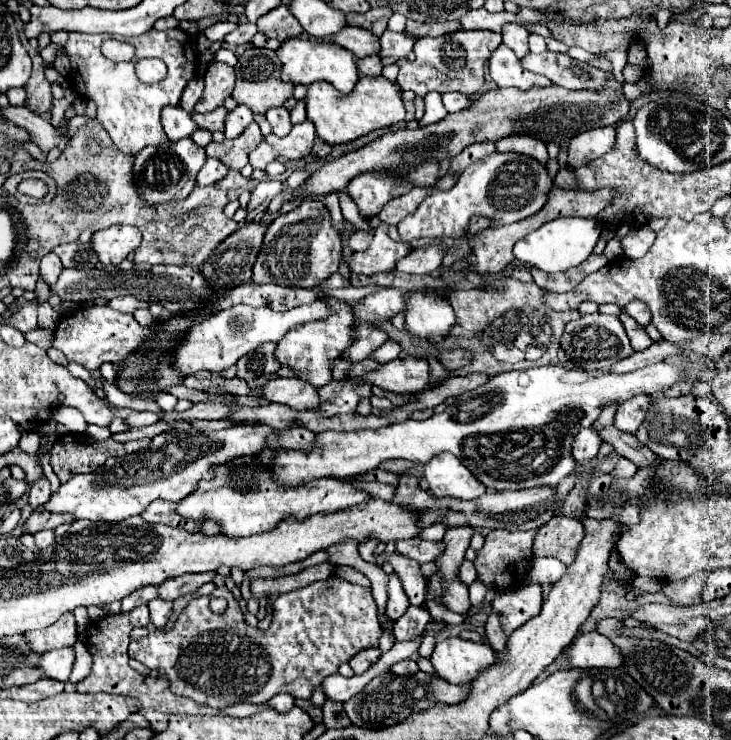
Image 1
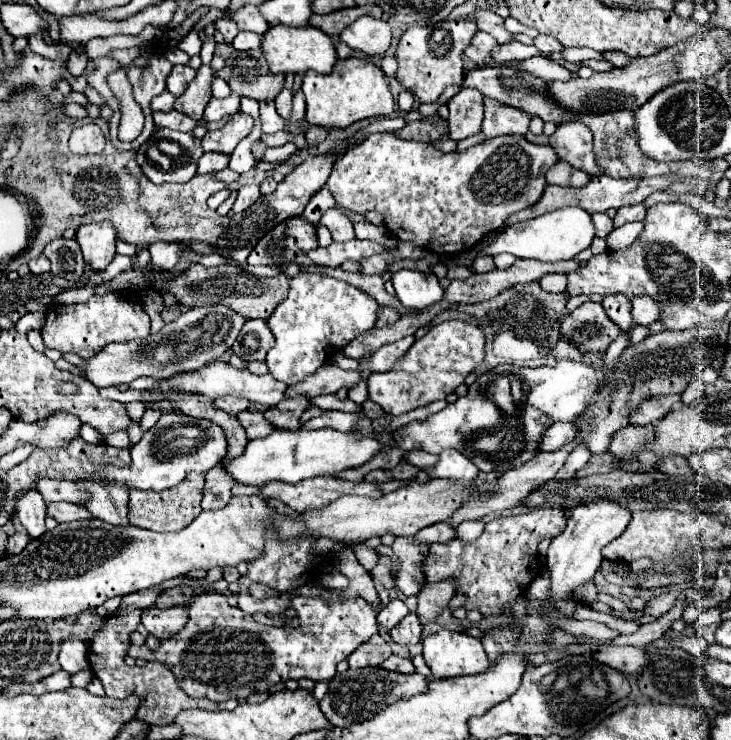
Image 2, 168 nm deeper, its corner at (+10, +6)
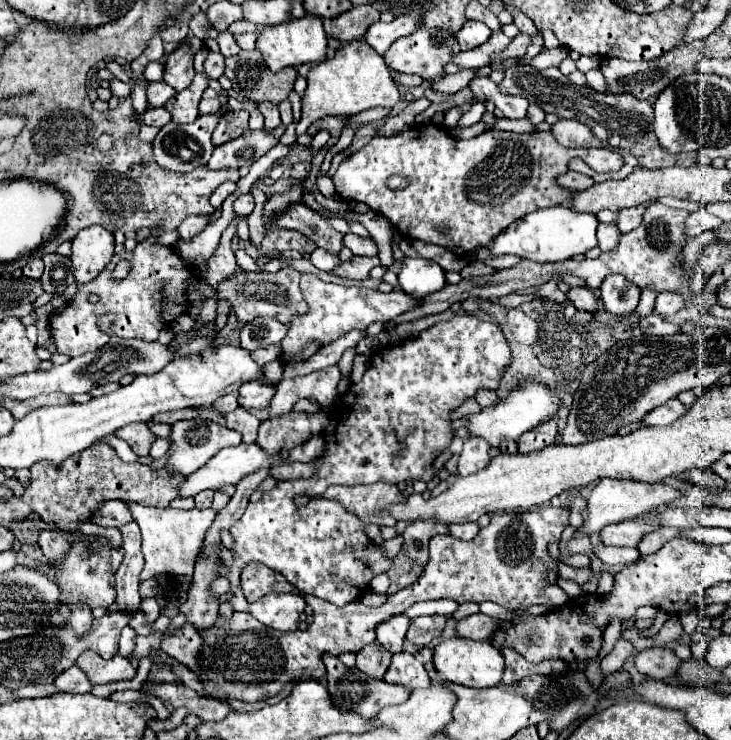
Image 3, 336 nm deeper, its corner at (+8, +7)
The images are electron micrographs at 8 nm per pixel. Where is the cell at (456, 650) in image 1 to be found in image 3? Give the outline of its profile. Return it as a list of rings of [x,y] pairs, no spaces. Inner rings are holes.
[[[450,637],[450,639],[444,639],[438,647],[434,647],[434,667],[440,675],[444,675],[444,679],[452,683],[484,689],[500,683],[504,673],[504,657],[502,657],[502,651],[498,651],[490,641]]]

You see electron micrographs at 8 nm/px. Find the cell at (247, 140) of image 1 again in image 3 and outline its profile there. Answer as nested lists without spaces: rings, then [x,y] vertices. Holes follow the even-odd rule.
[[[228,111],[222,115],[218,127],[212,133],[212,143],[222,145],[226,141],[232,141],[234,137],[240,137],[248,129],[248,113],[246,111]]]

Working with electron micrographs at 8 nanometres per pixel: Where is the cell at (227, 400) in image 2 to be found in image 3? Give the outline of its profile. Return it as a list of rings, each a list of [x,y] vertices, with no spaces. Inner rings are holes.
[[[250,381],[244,383],[240,389],[240,407],[244,409],[266,409],[270,405],[272,395],[276,393],[276,387],[268,381]]]

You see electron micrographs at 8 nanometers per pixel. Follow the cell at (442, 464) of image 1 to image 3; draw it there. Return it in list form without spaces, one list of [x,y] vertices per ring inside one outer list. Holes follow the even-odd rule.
[[[472,437],[464,443],[464,451],[460,455],[460,461],[458,461],[458,473],[462,477],[466,475],[474,475],[476,471],[482,471],[488,467],[492,459],[492,449],[490,445],[486,443],[486,439],[480,439],[480,437]]]

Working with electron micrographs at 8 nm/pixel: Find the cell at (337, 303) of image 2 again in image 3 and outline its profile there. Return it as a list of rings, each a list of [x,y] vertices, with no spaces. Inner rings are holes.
[[[302,275],[300,289],[308,303],[308,313],[302,317],[294,317],[294,321],[288,327],[288,335],[282,339],[282,355],[292,355],[292,357],[296,357],[308,341],[320,341],[322,345],[326,345],[346,335],[352,329],[366,331],[366,327],[374,321],[386,323],[420,305],[420,299],[404,293],[402,289],[380,293],[364,287],[344,287],[344,285],[324,283],[316,275]]]

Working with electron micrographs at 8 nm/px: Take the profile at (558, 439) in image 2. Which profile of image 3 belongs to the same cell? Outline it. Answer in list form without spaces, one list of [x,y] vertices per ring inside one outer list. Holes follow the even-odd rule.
[[[550,419],[546,423],[540,423],[538,427],[534,427],[532,431],[526,431],[526,435],[522,435],[518,439],[518,453],[534,453],[534,451],[542,451],[544,447],[552,445],[556,437],[556,419]]]

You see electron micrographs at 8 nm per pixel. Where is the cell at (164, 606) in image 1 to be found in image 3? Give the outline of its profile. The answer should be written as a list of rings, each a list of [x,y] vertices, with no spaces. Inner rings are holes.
[[[186,623],[172,637],[164,635],[160,649],[166,655],[170,655],[172,659],[176,659],[178,663],[186,665],[190,671],[194,671],[194,673],[200,671],[198,659],[200,659],[200,651],[202,651],[202,637],[190,627],[190,623]]]

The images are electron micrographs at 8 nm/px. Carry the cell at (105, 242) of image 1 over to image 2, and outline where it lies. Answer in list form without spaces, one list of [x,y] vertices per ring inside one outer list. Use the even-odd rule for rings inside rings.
[[[110,222],[80,226],[76,240],[92,270],[104,270],[116,256],[116,228]]]

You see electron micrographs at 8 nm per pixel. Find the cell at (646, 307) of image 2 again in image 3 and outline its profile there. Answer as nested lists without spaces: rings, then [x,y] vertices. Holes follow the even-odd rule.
[[[658,293],[656,297],[656,305],[654,305],[654,313],[656,315],[662,315],[662,317],[668,317],[676,311],[680,311],[686,303],[684,303],[684,295],[678,295],[678,293]]]

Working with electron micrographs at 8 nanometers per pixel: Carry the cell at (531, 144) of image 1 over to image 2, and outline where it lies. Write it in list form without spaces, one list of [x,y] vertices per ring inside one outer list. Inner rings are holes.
[[[484,98],[484,120],[482,120],[482,134],[484,138],[496,136],[526,136],[530,116],[514,106],[500,104],[496,100]]]

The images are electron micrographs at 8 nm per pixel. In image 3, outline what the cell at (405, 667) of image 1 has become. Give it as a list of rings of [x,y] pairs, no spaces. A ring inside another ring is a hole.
[[[410,653],[392,655],[392,665],[384,677],[386,683],[396,683],[408,689],[426,689],[432,681],[424,665]]]

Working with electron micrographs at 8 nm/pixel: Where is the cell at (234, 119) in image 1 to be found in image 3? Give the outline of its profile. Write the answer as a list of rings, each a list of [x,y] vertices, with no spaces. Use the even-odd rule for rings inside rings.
[[[206,89],[204,95],[202,95],[202,101],[200,101],[200,113],[206,115],[206,113],[214,113],[220,109],[220,101],[218,101],[218,93],[214,89]]]

